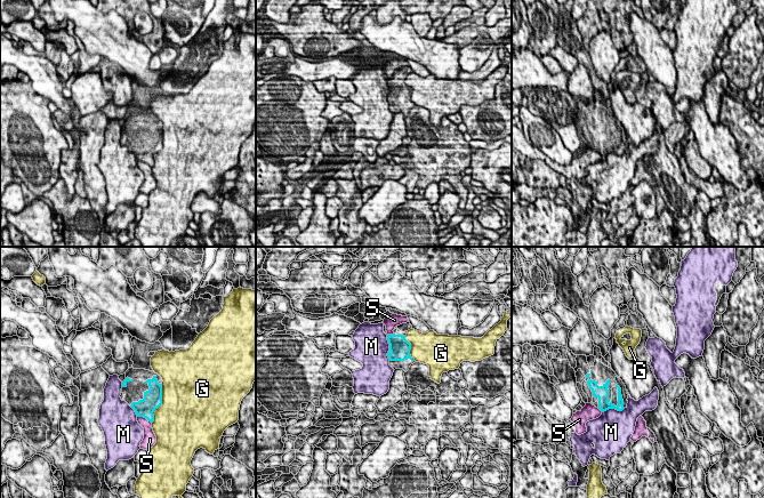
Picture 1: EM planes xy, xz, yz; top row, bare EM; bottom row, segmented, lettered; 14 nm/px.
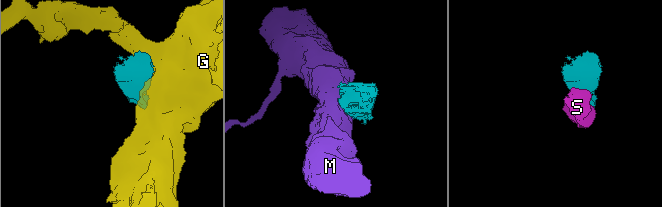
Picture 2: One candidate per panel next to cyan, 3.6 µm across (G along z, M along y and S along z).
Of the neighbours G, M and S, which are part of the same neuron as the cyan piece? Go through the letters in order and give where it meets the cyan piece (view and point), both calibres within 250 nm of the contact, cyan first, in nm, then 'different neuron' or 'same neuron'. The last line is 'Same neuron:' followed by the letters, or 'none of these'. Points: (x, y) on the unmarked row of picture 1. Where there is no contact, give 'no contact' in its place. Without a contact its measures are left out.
G: xy (160, 149) | 260/500 nm | different neuron
M: xz (388, 87) | 300/480 nm | different neuron
S: xy (144, 161) | 260/160 nm | different neuron
Same neuron: none of these

